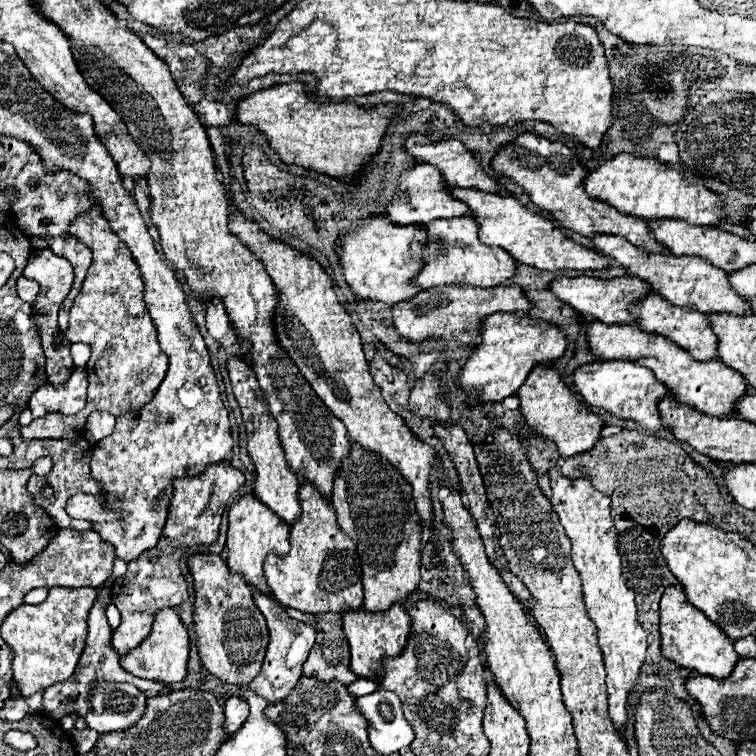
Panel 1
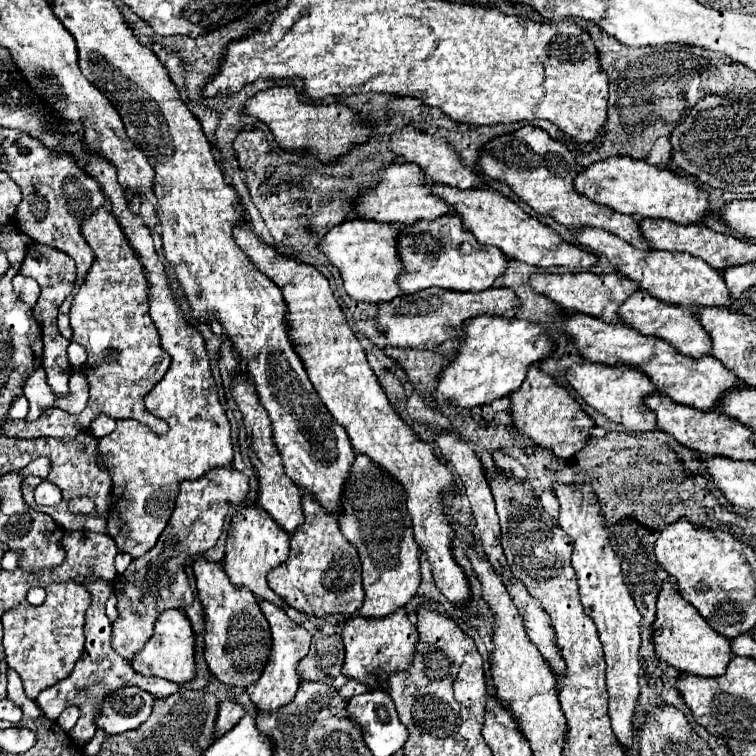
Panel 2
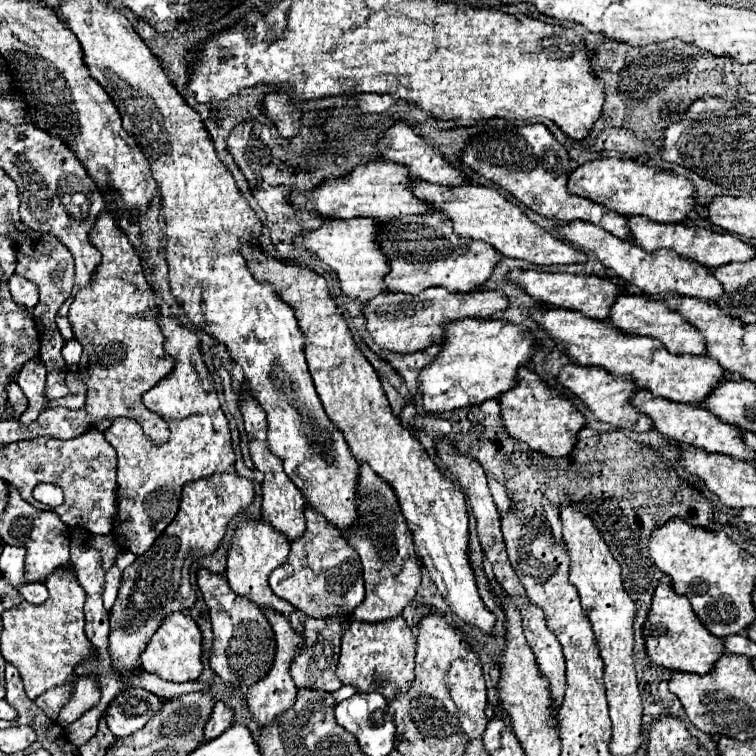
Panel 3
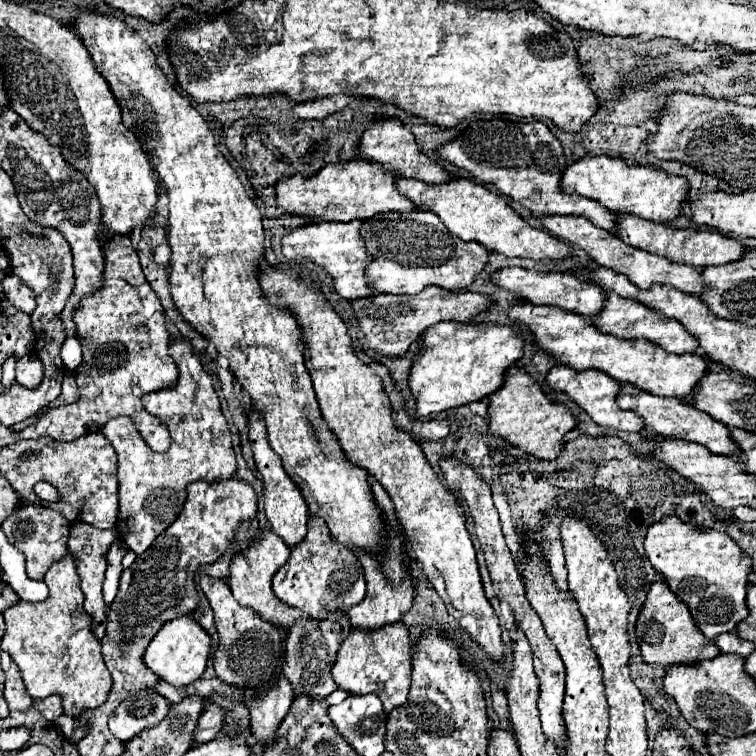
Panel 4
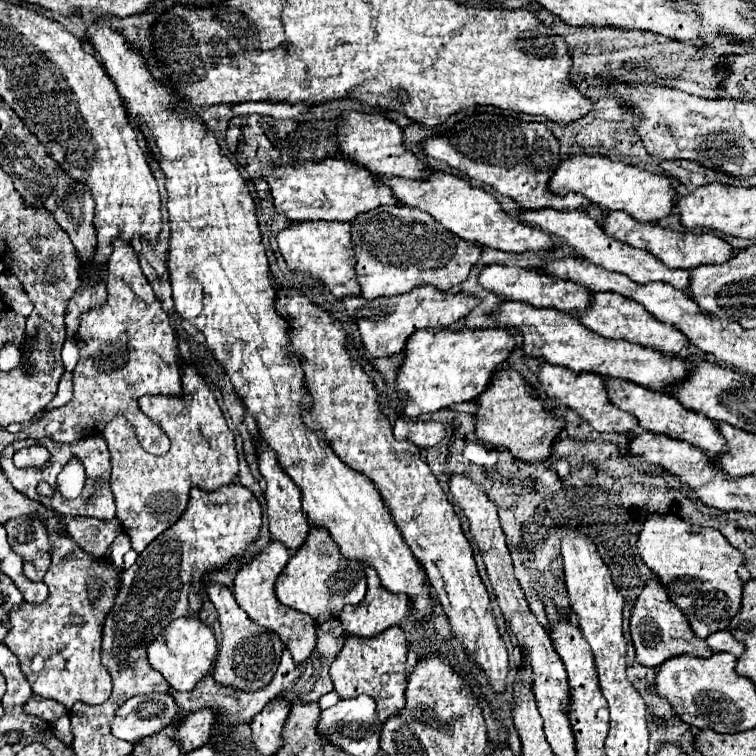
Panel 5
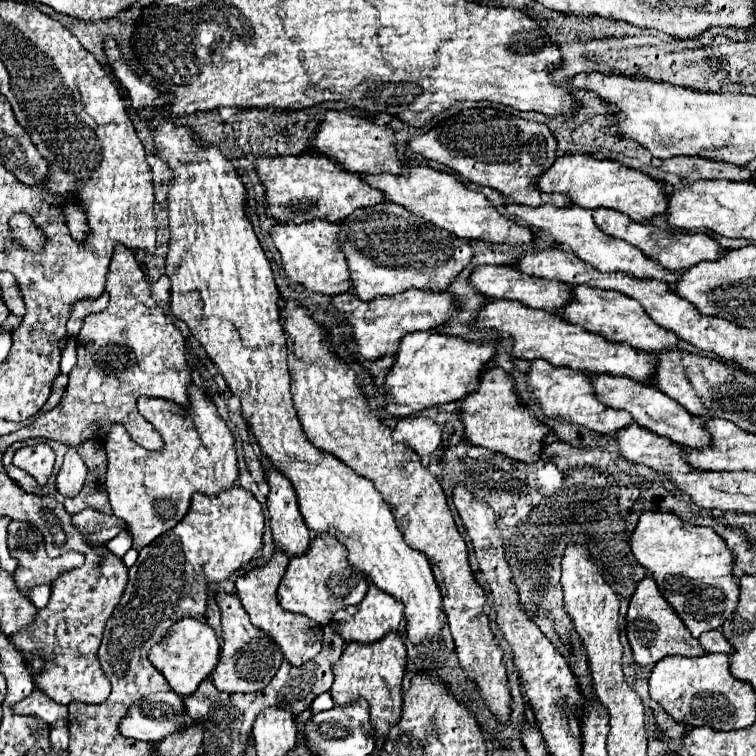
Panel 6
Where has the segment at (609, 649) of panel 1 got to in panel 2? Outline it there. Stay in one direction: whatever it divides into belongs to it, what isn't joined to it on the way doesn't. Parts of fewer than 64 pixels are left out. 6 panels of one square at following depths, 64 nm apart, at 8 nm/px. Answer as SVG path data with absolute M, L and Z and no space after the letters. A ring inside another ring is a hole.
M556 484L556 498L560 502L560 528L572 538L574 554L572 568L576 572L580 600L584 612L594 620L598 628L598 636L604 648L606 660L606 686L610 696L610 720L612 730L618 738L618 744L624 750L630 750L634 740L634 716L638 706L638 670L640 670L640 612L624 584L624 576L620 570L620 560L608 542L608 532L600 518L600 506L592 494L590 486L564 486Z

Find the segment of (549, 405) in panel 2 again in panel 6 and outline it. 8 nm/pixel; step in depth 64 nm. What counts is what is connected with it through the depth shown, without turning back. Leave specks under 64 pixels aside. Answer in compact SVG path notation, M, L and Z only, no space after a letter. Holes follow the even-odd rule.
M488 368L482 372L478 378L478 390L464 396L460 408L458 416L464 426L464 436L472 446L482 446L520 462L538 460L540 444L546 438L548 428L520 406L518 396L514 394L514 384L502 368Z

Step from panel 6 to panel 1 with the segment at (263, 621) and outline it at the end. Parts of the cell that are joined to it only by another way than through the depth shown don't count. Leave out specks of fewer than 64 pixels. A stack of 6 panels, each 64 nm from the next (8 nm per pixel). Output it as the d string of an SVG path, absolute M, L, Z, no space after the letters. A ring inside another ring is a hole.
M254 494L242 496L238 502L230 506L228 512L230 528L228 528L228 540L226 540L226 562L232 574L240 574L248 586L256 588L258 592L264 592L266 596L272 596L266 578L264 578L264 562L270 552L276 552L278 556L286 556L290 550L290 528Z

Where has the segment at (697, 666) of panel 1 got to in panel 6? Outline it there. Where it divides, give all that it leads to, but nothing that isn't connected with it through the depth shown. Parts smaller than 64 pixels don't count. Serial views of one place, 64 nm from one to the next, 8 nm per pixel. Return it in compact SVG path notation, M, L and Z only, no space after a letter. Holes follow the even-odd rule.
M650 576L640 580L636 592L632 594L626 620L628 620L626 636L632 646L634 660L640 666L656 664L660 658L672 656L672 654L680 654L680 656L702 656L704 654L698 640L692 638L692 634L688 632L688 628L684 628L684 624L676 616L676 612L672 612L672 608L666 604L666 600L658 594L658 586Z

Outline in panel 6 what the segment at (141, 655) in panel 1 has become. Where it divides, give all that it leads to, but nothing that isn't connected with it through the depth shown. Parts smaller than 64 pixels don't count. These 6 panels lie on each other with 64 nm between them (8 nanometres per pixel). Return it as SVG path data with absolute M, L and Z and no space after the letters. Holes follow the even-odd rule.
M182 618L168 630L168 634L156 646L152 646L148 656L154 668L158 668L164 674L174 692L182 696L192 696L200 682L214 672L220 656L220 644L214 630L206 624L206 620Z

